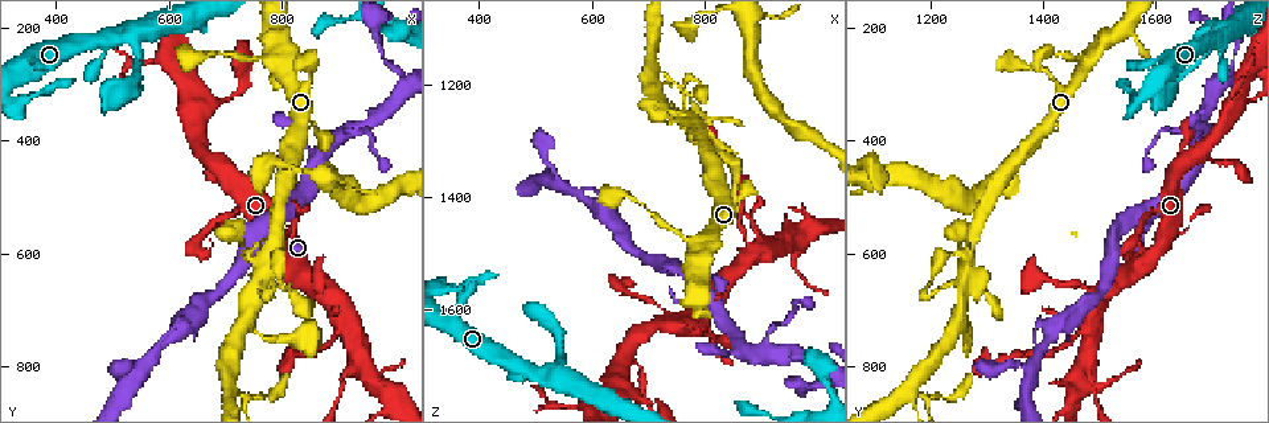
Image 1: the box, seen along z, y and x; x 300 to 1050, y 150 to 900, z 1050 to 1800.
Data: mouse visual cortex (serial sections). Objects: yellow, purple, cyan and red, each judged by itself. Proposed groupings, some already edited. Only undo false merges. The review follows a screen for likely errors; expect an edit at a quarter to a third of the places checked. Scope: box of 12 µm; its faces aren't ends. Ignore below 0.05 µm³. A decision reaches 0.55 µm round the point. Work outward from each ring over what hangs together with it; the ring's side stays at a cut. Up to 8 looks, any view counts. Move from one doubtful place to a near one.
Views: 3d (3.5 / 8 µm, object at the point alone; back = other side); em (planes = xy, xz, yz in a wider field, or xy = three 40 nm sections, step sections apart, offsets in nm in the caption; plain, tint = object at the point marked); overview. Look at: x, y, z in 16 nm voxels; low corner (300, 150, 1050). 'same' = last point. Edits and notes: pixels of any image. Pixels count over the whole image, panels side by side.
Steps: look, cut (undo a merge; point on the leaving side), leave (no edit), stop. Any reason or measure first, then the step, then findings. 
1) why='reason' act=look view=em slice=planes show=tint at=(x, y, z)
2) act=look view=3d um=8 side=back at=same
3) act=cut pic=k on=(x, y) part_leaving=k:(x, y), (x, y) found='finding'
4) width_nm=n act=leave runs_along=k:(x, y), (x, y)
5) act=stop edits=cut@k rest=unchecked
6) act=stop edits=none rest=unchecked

why='thick turns thin' act=look view=3d um=3.5 at=(525, 215, 1715)

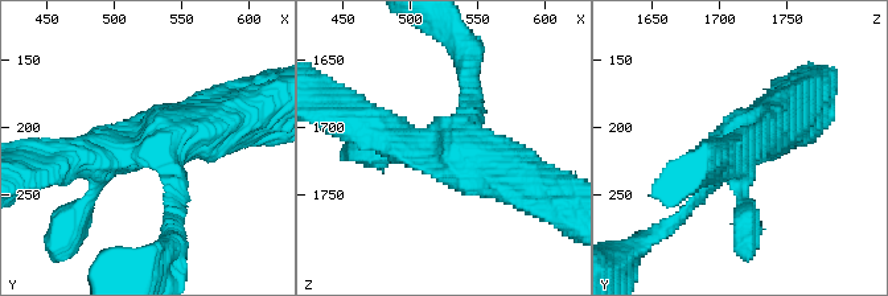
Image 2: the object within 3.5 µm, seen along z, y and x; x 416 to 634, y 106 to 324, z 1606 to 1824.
why='need the tissue' act=look view=em slice=xy step=5 show=tint at=(520, 216, 1718)

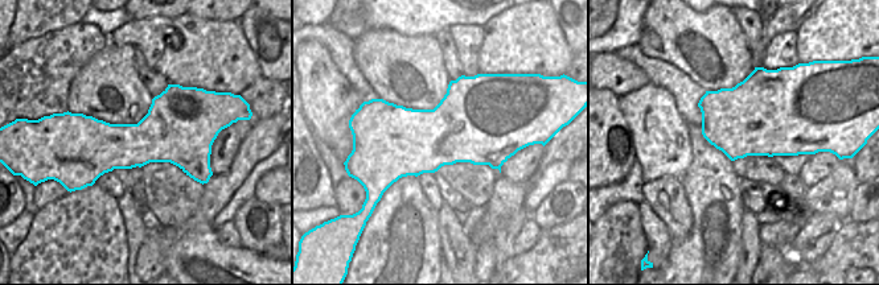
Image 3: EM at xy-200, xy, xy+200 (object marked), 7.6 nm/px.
width_nm=550 act=leave runs_along=2:(356, 122), (514, 180) found='all the same cell'

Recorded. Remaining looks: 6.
why='abrupt turn' act=look view=3d um=3.5 at=(650, 590, 1560)

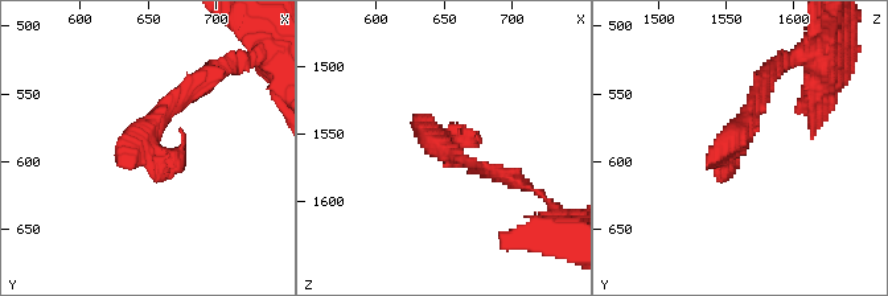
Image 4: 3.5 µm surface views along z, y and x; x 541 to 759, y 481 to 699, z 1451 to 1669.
why='now the EM' act=look view=em slice=xy step=3 show=tint at=(648, 588, 1554)

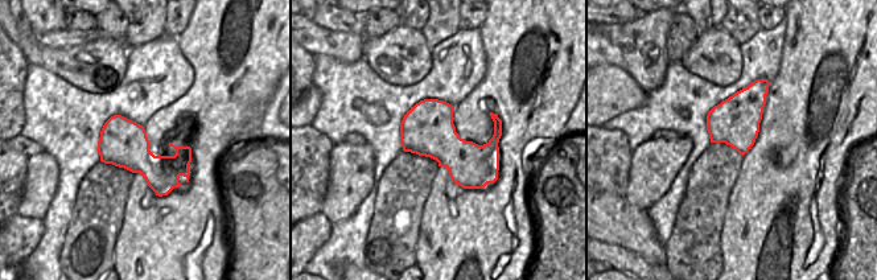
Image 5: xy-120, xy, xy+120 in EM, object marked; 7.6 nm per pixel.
why='cut it another way' act=look view=em slice=xy step=2 show=tint at=same

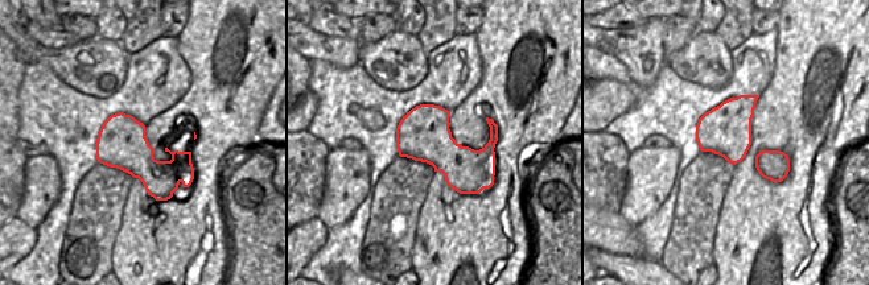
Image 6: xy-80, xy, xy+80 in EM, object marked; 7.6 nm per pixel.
width_nm=400 act=leave runs_along=4:(765, 82), (731, 155), (728, 127) found='continuous, no second cell'

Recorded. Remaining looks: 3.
why='abrupt turn' act=look view=3d um=3.5 side=back at=(830, 745, 1265)

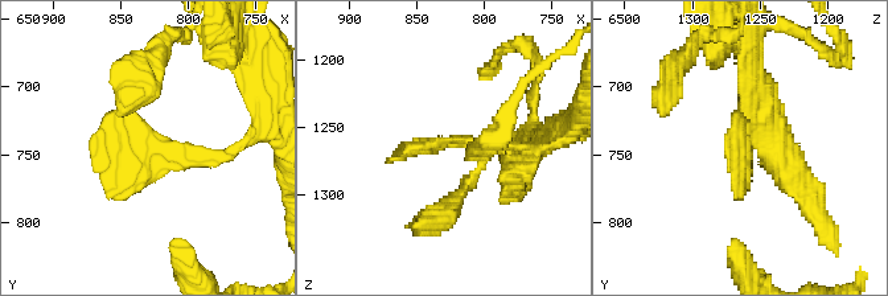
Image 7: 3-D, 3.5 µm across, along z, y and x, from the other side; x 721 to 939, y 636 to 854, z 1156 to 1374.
act=look view=em slice=xy step=5 show=tint at=(830, 748, 1260)

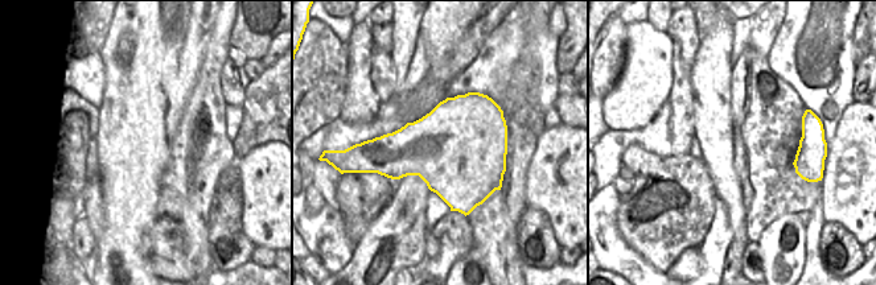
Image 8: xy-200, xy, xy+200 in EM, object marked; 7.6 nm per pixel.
width_nm=700 act=leave runs_along=7:(238, 148), (148, 148), (107, 197) found='all the same cell'

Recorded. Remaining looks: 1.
act=stop edits=none rest=unchecked

